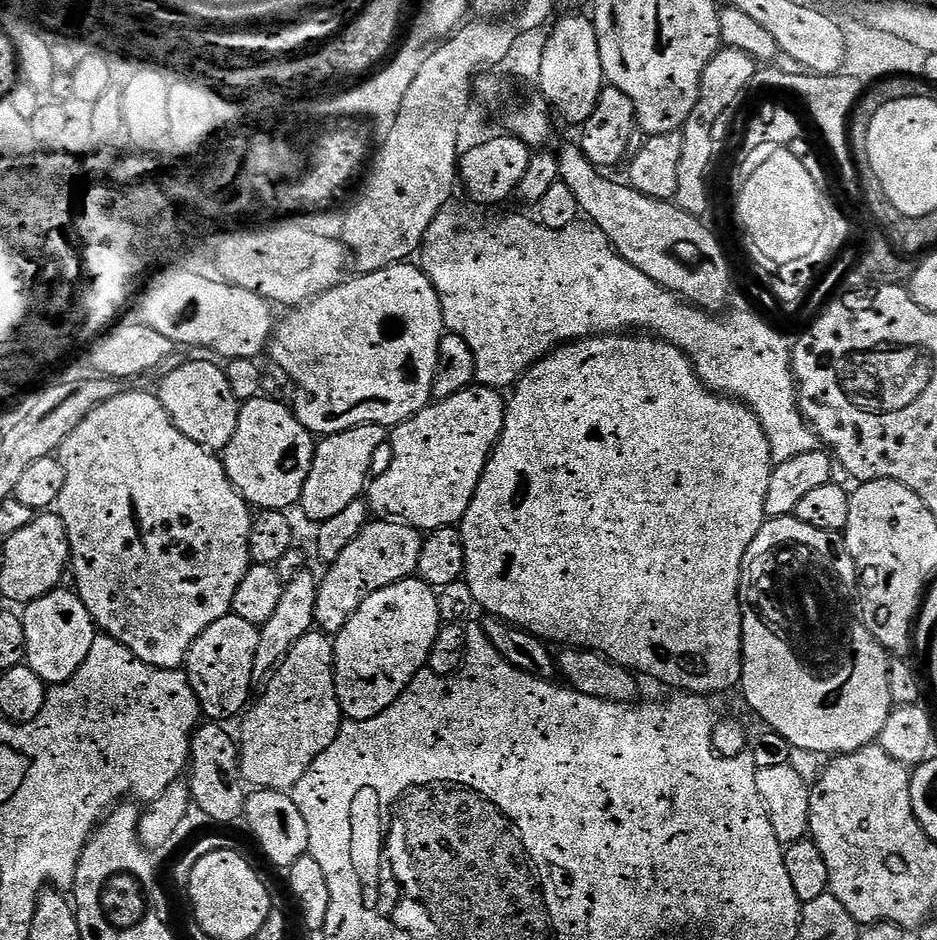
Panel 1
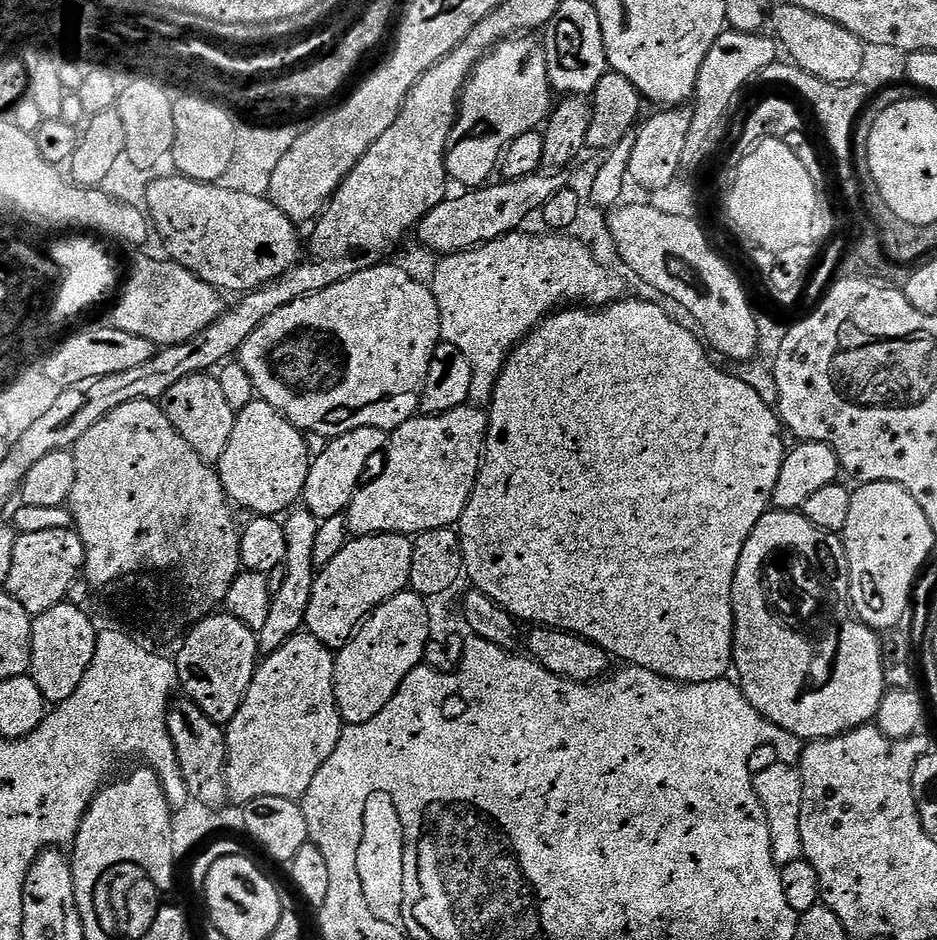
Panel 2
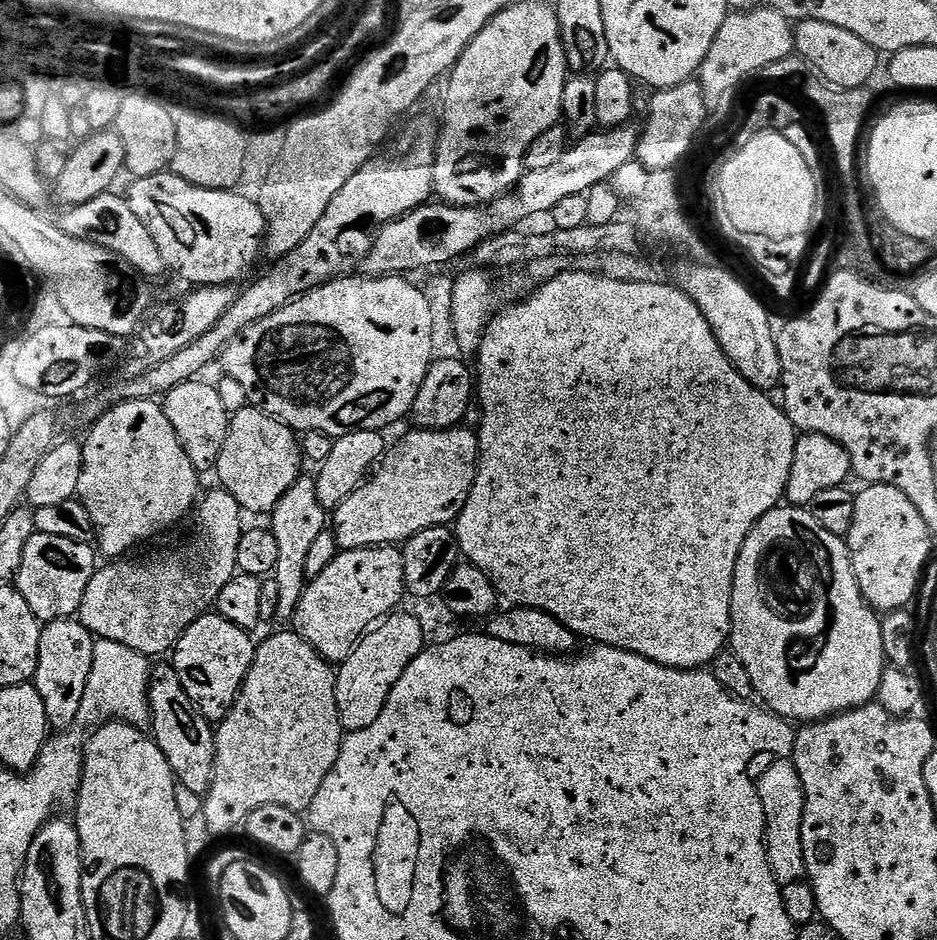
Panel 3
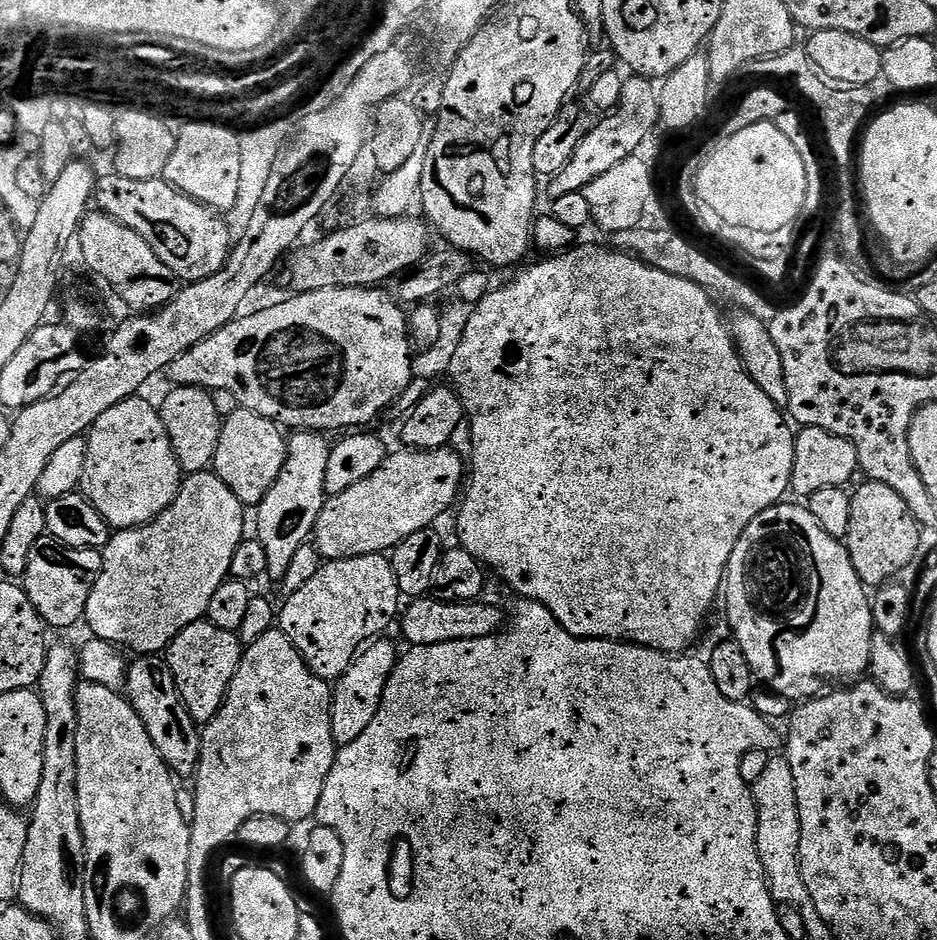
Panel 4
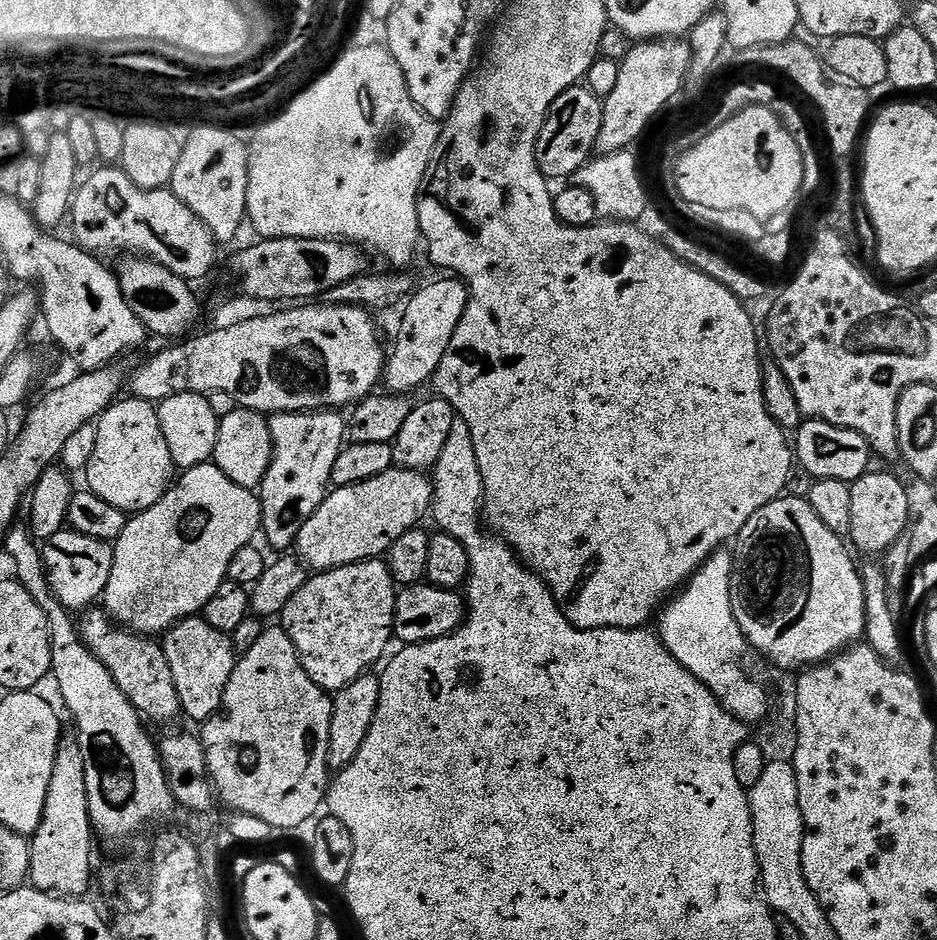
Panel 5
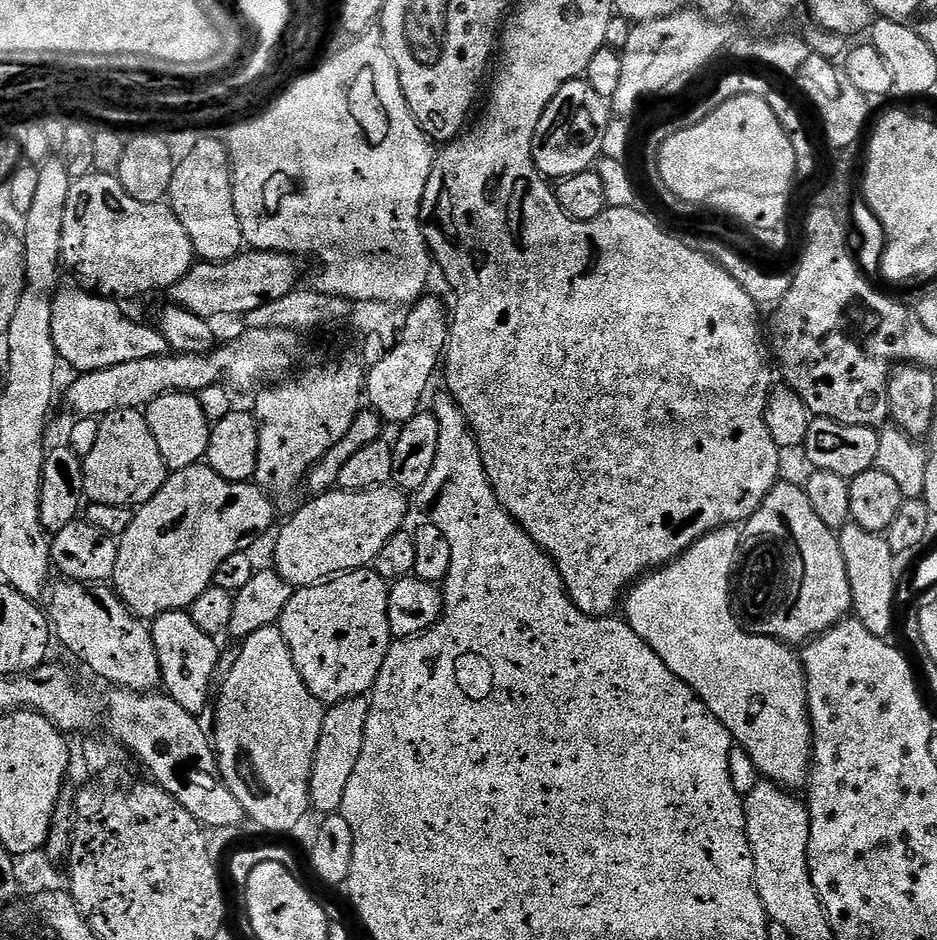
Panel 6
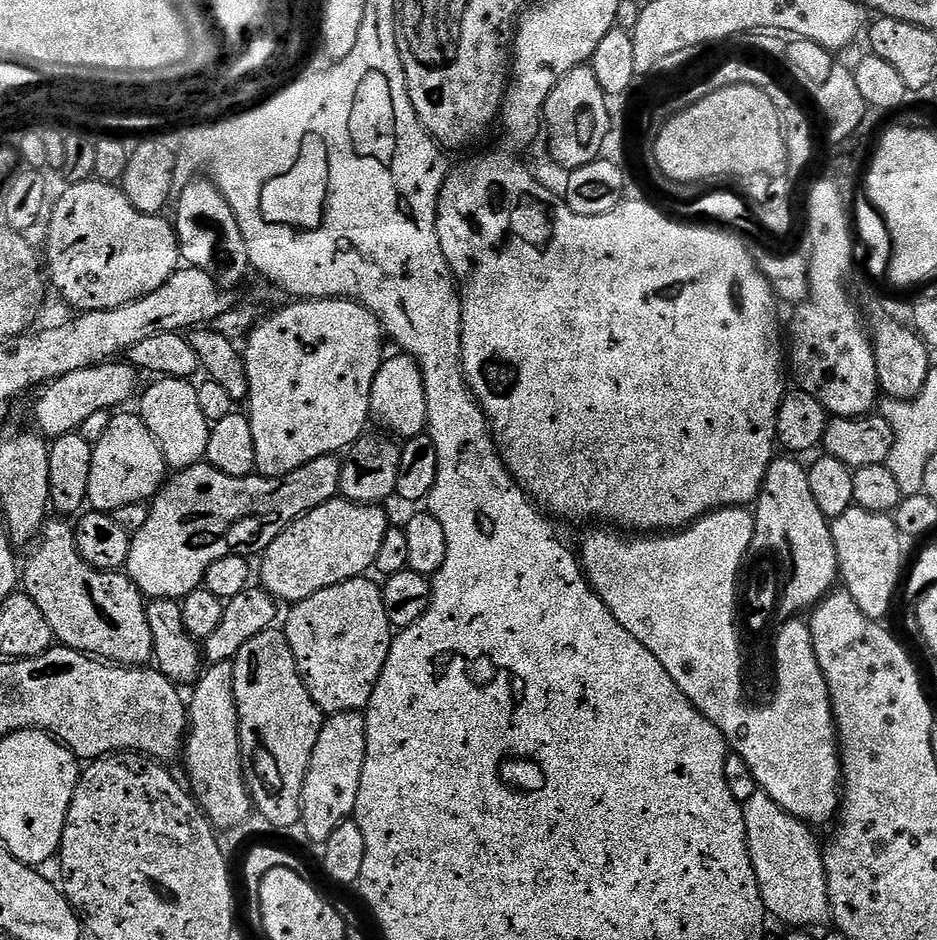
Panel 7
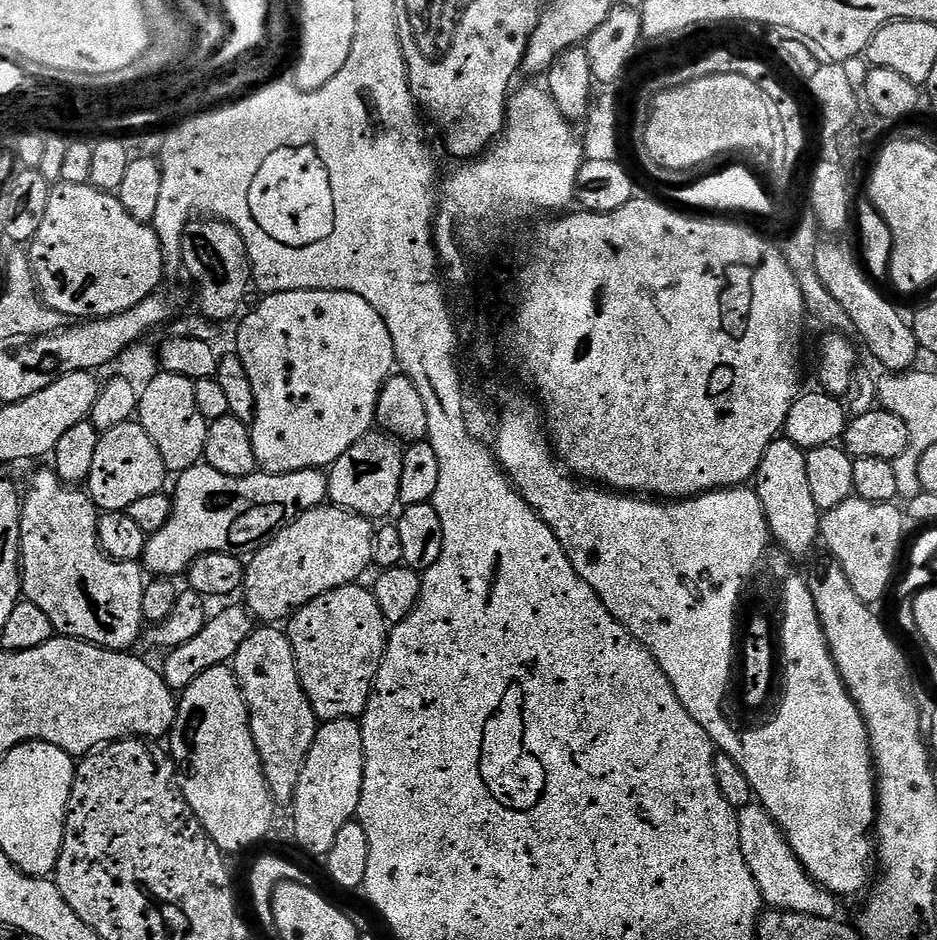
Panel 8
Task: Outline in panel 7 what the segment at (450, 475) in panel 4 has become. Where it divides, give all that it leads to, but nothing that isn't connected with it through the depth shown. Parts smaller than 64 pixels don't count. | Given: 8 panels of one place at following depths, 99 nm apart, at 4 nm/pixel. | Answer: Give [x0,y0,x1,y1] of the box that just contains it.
[258,498,390,606]

